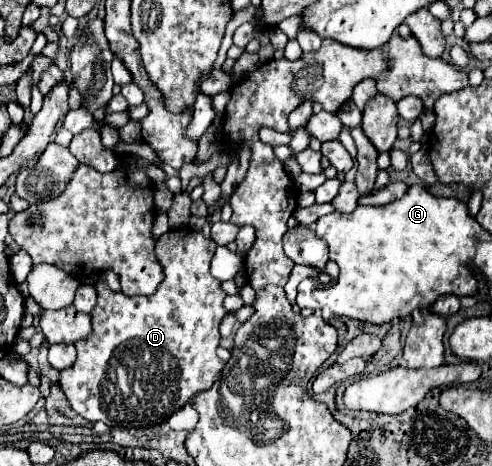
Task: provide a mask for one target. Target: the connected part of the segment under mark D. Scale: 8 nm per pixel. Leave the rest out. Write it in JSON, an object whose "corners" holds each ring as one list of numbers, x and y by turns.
{"corners":[[190,228,170,230,156,242,156,254,164,270,164,280,152,296,130,298,122,292,112,292,102,280,94,284,98,302,90,312,92,332,76,342,78,360,72,368,60,370,58,380,74,412,90,422,102,420,106,426,146,428,150,424,164,422,198,392,204,392,214,384,216,376,224,368,224,362,216,354,220,344,218,326,228,312,224,308,226,292,222,290,222,282,210,274,210,260,216,246,218,244,202,232]]}

